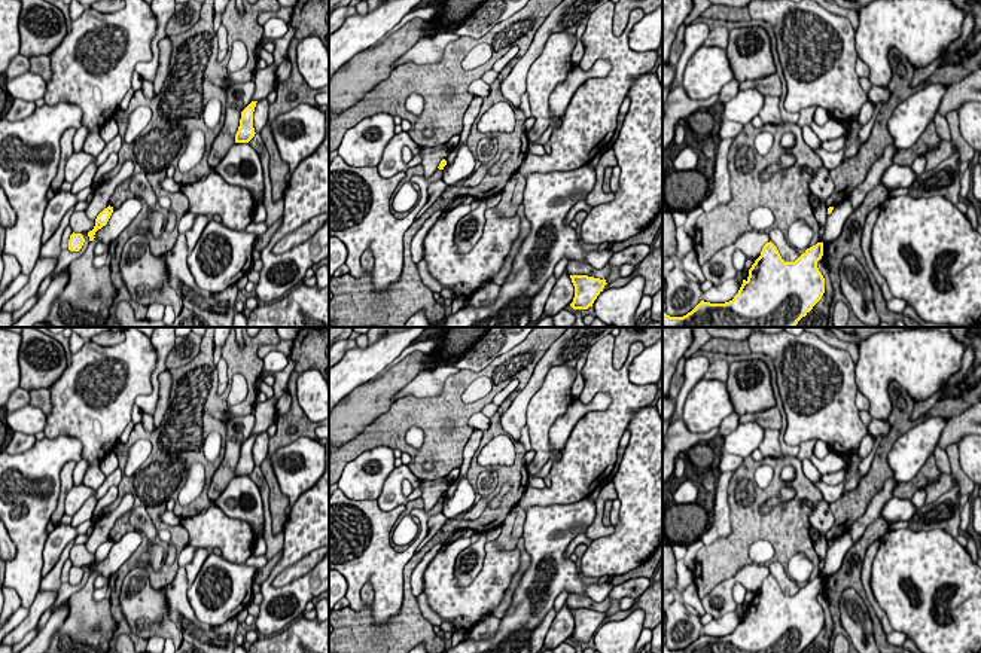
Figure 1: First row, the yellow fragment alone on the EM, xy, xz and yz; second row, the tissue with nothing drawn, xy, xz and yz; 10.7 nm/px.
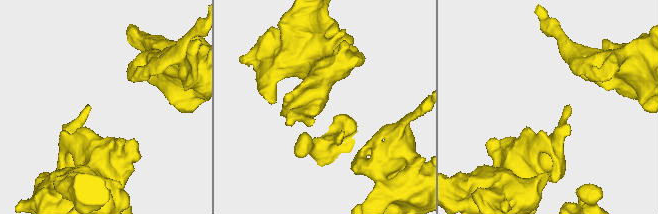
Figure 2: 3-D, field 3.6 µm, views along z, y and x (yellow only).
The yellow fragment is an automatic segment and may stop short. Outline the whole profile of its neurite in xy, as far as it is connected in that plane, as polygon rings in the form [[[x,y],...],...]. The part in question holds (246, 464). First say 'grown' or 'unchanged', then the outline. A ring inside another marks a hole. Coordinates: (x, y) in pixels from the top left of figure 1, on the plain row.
unchanged; [[[252,434],[243,445],[240,460],[235,467],[235,476],[249,476],[255,470],[253,445],[258,434]]]

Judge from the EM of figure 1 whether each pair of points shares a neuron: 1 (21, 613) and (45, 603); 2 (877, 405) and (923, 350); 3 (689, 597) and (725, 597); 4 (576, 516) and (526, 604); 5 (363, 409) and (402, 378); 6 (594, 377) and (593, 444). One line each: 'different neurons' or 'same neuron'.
1: different neurons
2: same neuron
3: different neurons
4: same neuron
5: same neuron
6: same neuron

